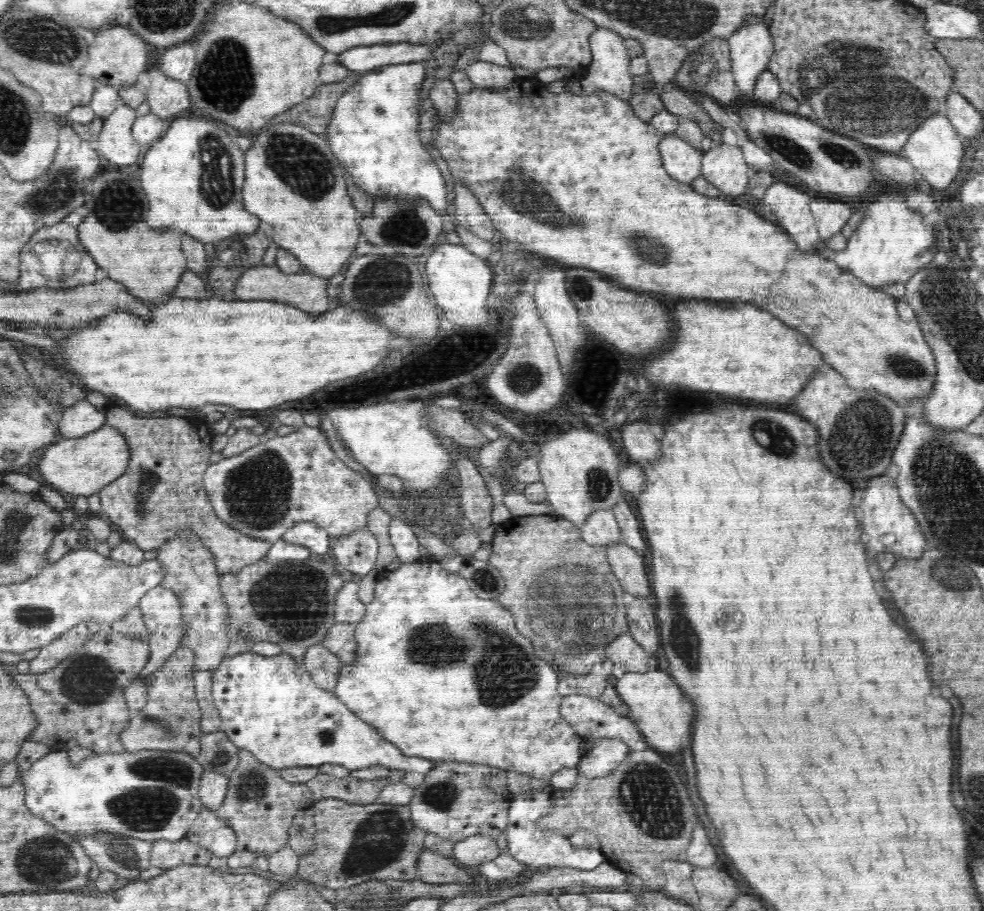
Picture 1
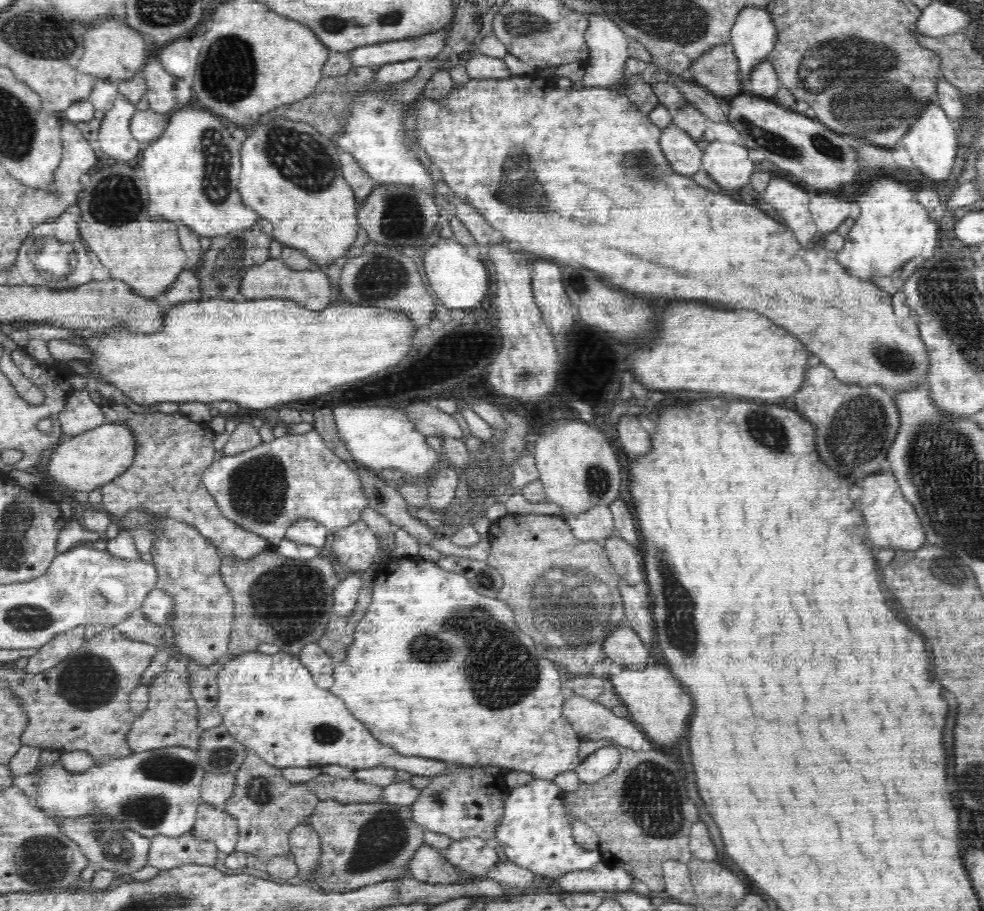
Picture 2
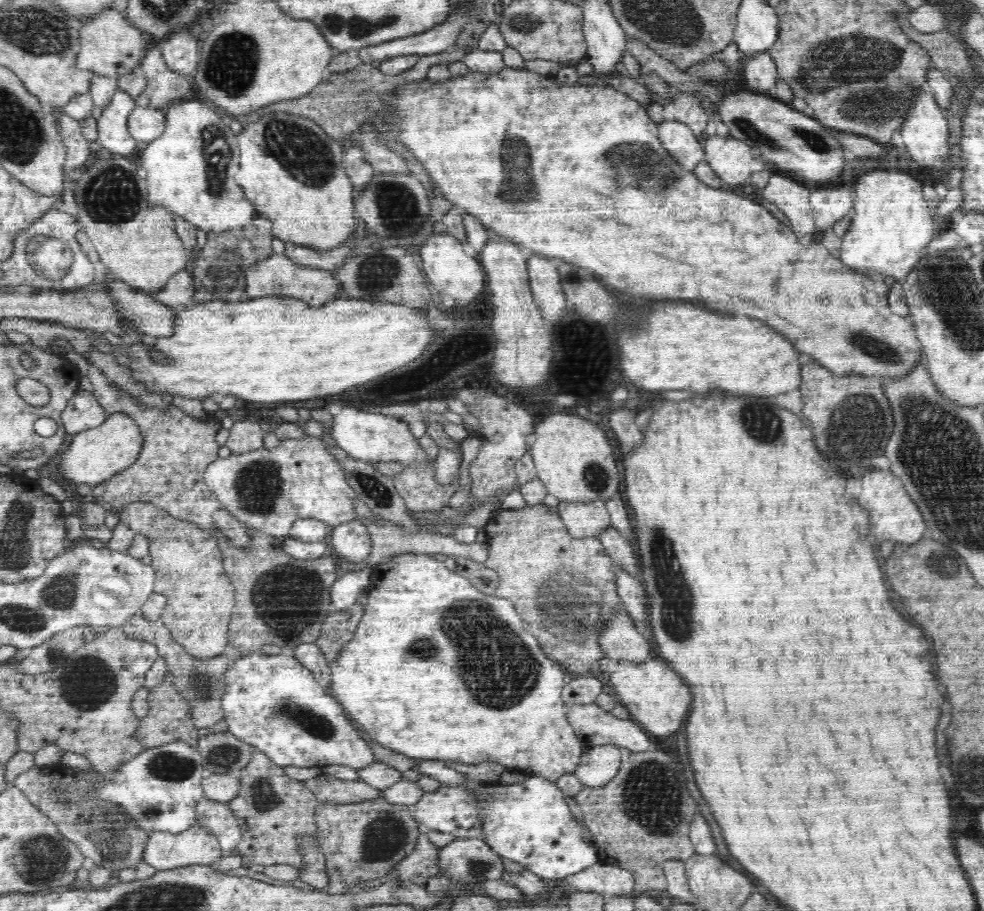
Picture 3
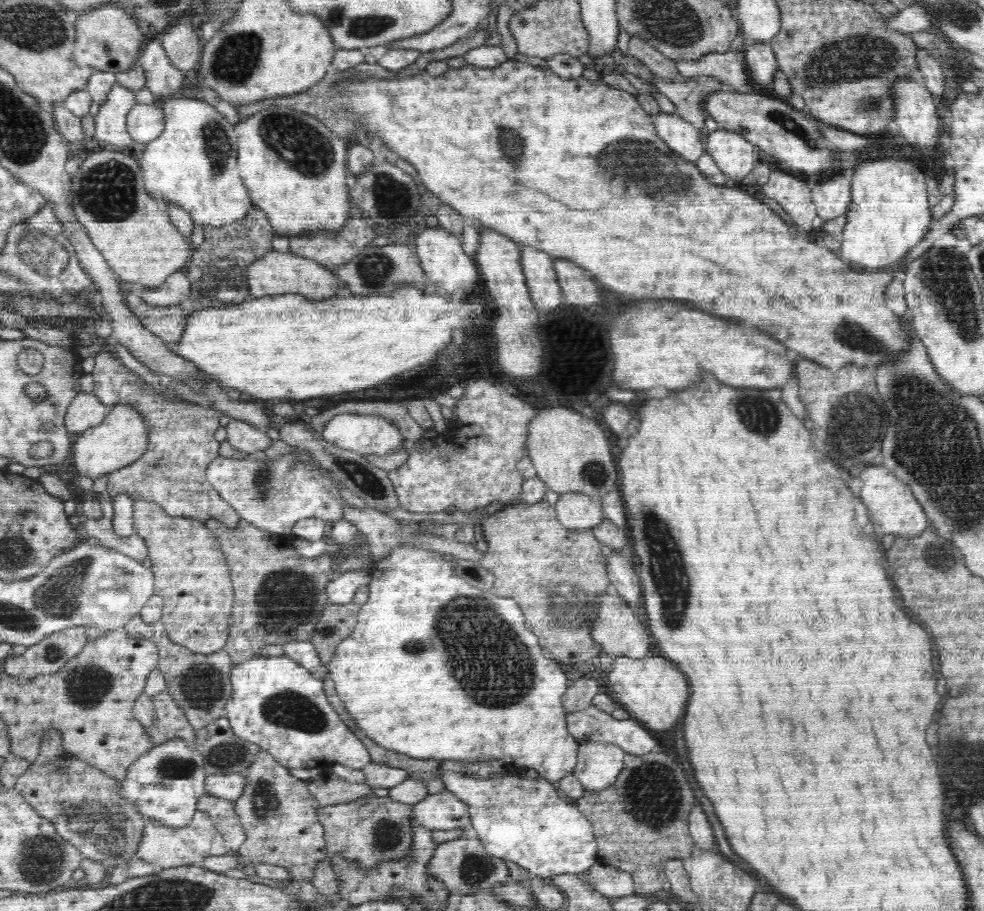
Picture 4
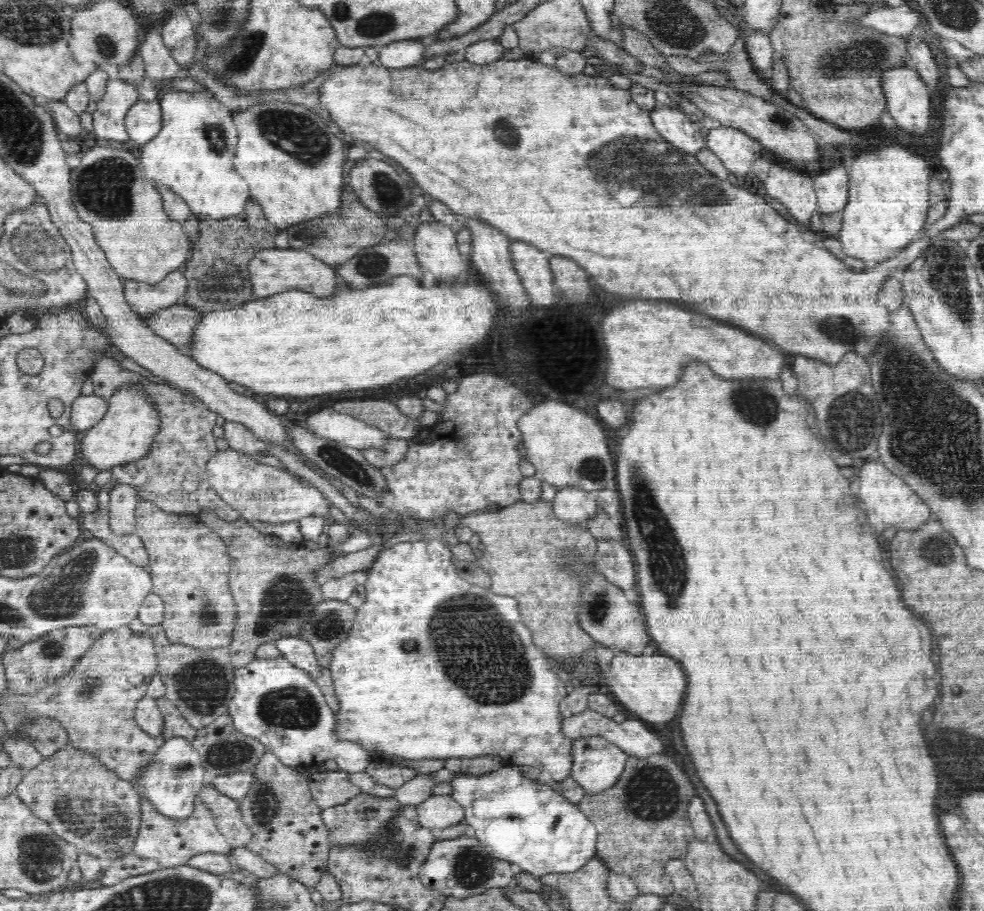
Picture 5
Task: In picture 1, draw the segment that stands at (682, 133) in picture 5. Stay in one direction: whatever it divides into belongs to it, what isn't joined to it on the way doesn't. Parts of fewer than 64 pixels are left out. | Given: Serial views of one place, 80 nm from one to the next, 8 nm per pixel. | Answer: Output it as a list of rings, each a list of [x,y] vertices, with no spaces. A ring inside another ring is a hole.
[[[668,133],[659,142],[659,153],[663,168],[679,184],[690,184],[701,175],[700,148],[690,146],[676,133]]]

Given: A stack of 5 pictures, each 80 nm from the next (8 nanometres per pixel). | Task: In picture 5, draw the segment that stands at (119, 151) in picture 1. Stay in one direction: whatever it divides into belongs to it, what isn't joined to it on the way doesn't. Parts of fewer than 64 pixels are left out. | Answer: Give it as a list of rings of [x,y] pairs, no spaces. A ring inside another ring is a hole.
[[[117,77],[108,79],[105,93],[97,100],[93,112],[92,136],[101,140],[128,142],[129,134],[125,127],[128,109],[138,101],[137,85]]]

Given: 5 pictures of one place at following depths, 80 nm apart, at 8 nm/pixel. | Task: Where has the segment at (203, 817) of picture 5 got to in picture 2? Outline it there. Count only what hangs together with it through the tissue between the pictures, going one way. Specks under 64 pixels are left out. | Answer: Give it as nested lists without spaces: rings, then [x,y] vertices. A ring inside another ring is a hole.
[[[192,831],[176,838],[158,835],[151,839],[147,864],[160,871],[178,865],[214,866],[218,853],[212,841],[202,841]]]

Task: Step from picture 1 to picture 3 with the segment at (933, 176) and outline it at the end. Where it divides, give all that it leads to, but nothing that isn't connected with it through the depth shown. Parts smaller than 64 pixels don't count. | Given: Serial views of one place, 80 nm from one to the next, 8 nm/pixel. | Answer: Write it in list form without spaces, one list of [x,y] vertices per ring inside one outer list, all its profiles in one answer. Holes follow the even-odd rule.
[[[929,91],[918,92],[914,98],[900,136],[916,164],[934,166],[948,158],[950,132],[943,111]]]

